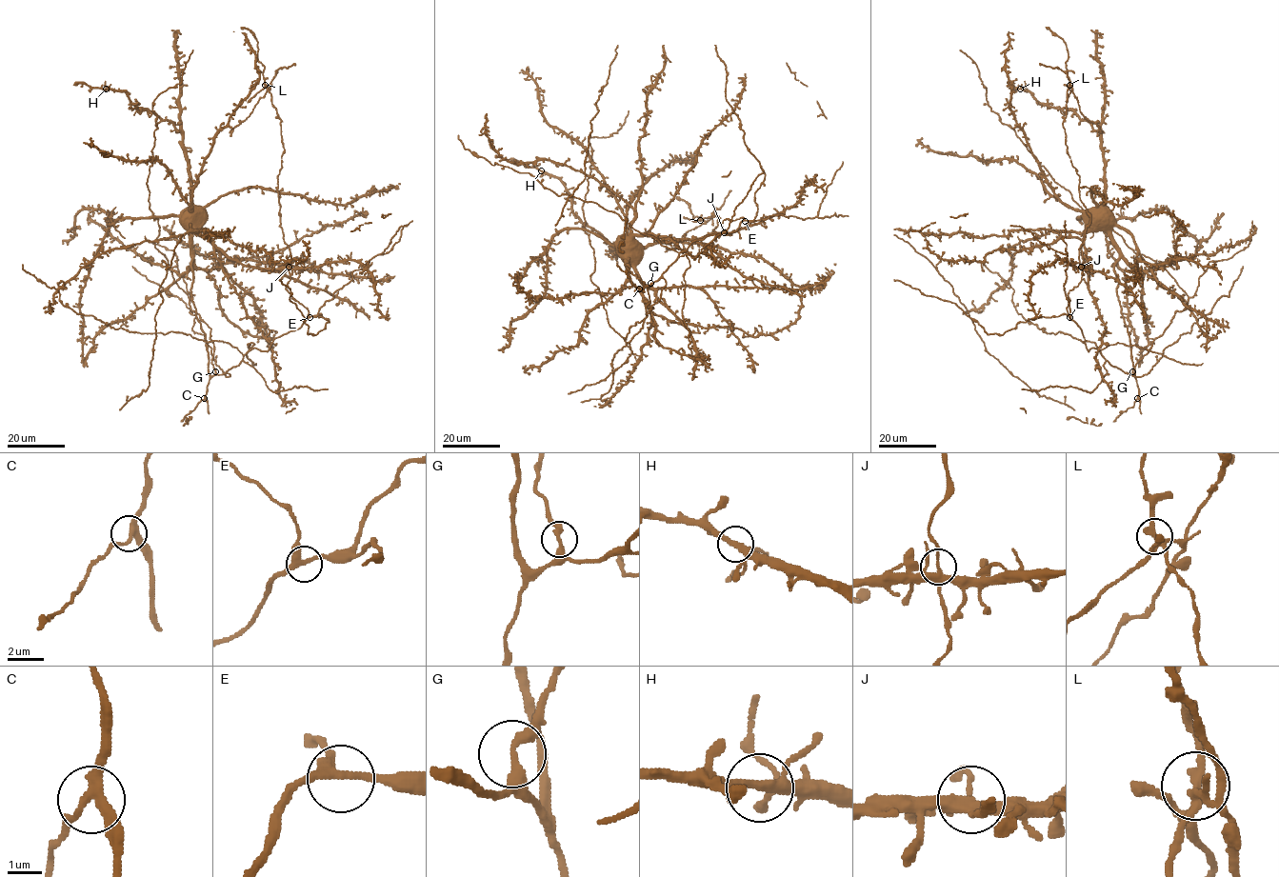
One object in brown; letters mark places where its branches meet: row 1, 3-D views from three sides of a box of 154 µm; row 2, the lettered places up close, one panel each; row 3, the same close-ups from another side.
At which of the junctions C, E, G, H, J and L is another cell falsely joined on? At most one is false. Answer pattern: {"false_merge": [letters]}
{"false_merge": ["L"]}

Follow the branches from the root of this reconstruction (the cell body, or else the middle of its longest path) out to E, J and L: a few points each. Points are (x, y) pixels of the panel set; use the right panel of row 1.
E: (1090, 219), (1086, 223), (1084, 240), (1089, 268), (1082, 269), (1081, 280), (1069, 291), (1066, 309), (1069, 317)
J: (1090, 219), (1086, 223), (1084, 240), (1089, 268), (1081, 267)
L: (1090, 219), (1084, 240), (1089, 268), (1083, 269), (1079, 248), (1089, 214), (1066, 144), (1069, 85)

